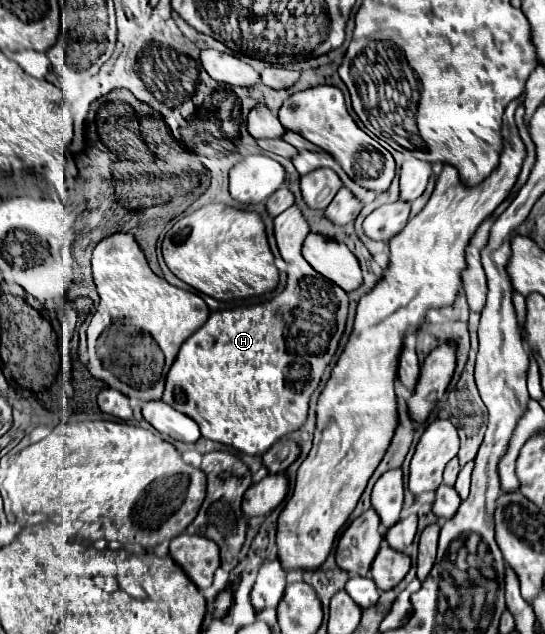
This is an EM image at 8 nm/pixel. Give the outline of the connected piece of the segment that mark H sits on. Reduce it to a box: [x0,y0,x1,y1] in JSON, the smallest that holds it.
[163,204,349,456]

